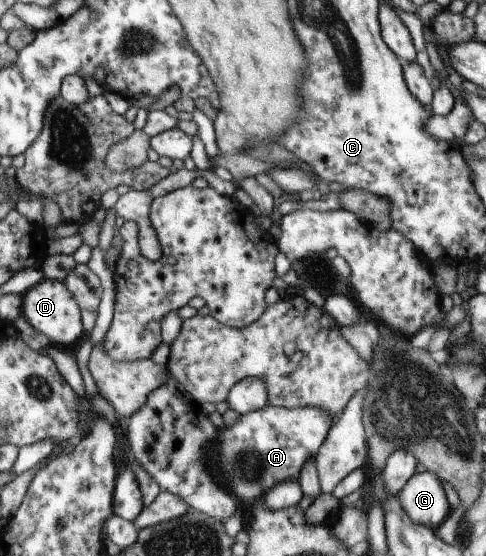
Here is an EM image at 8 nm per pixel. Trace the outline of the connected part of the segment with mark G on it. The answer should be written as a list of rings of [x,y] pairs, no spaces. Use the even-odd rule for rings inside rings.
[[[433,471],[418,472],[398,494],[405,513],[413,522],[437,528],[447,519],[452,507],[439,480]]]

